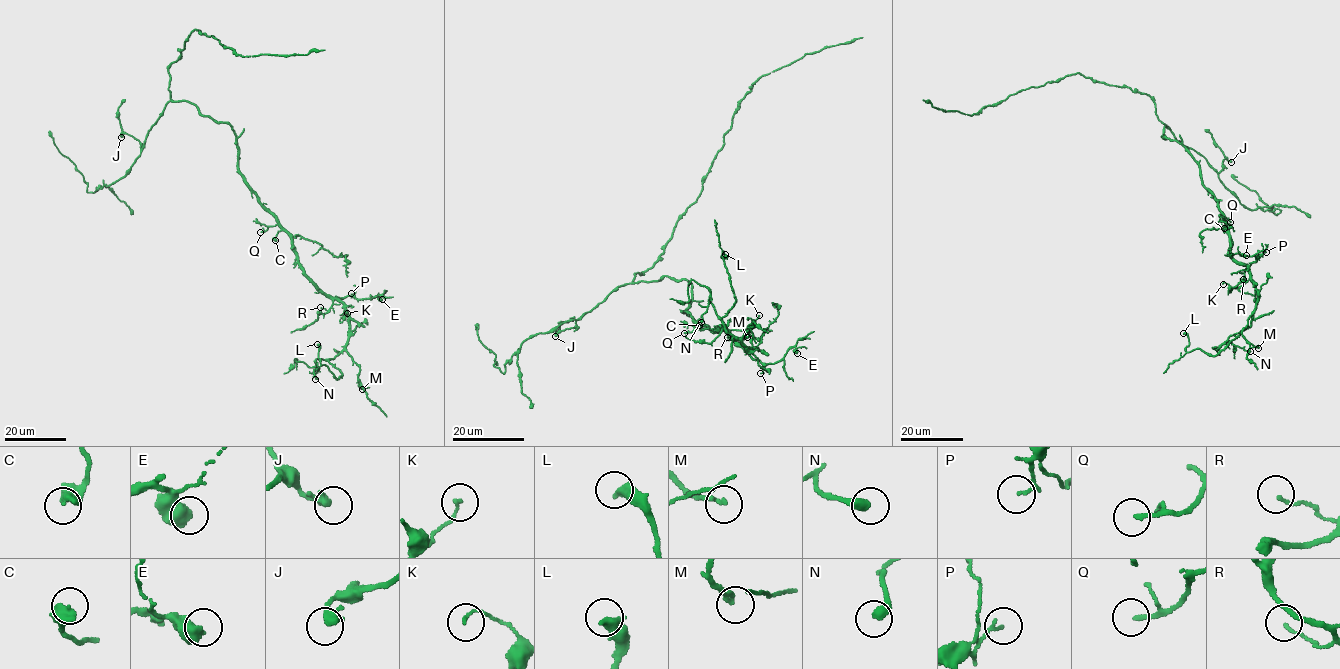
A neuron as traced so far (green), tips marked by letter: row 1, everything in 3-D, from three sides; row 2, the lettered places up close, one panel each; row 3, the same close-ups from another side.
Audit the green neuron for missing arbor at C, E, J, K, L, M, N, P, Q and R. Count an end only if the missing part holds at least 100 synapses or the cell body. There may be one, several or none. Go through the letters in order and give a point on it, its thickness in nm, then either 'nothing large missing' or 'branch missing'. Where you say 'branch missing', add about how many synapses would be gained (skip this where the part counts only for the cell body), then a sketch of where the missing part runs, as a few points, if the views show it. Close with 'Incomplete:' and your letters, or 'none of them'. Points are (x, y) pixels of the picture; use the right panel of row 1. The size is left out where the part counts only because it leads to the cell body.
C: (1224, 228) | 360 nm | nothing large missing
E: (1246, 255) | 550 nm | nothing large missing
J: (1231, 162) | 340 nm | nothing large missing
K: (1223, 284) | 130 nm | nothing large missing
L: (1183, 333) | 460 nm | nothing large missing
M: (1258, 348) | 170 nm | nothing large missing
N: (1250, 351) | 360 nm | nothing large missing
P: (1266, 252) | 100 nm | nothing large missing
Q: (1230, 222) | 170 nm | nothing large missing
R: (1243, 279) | 110 nm | nothing large missing
Incomplete: none of them

